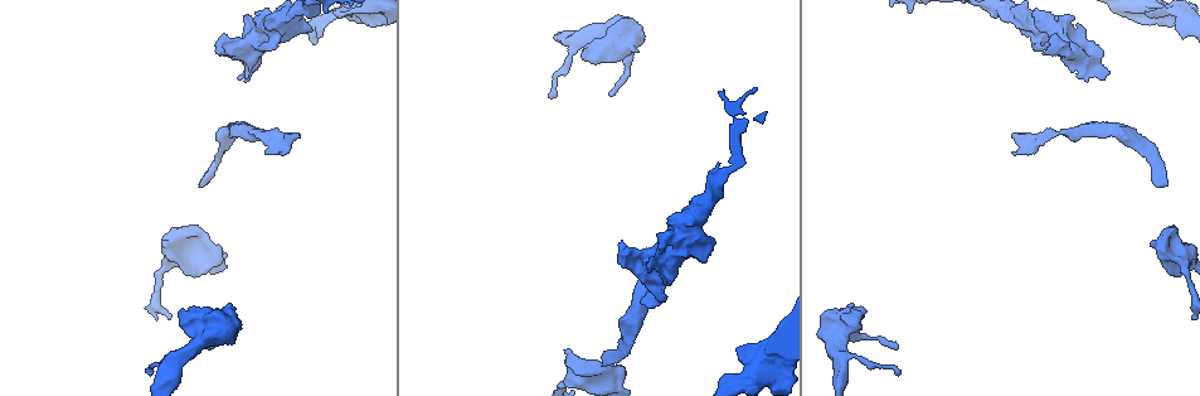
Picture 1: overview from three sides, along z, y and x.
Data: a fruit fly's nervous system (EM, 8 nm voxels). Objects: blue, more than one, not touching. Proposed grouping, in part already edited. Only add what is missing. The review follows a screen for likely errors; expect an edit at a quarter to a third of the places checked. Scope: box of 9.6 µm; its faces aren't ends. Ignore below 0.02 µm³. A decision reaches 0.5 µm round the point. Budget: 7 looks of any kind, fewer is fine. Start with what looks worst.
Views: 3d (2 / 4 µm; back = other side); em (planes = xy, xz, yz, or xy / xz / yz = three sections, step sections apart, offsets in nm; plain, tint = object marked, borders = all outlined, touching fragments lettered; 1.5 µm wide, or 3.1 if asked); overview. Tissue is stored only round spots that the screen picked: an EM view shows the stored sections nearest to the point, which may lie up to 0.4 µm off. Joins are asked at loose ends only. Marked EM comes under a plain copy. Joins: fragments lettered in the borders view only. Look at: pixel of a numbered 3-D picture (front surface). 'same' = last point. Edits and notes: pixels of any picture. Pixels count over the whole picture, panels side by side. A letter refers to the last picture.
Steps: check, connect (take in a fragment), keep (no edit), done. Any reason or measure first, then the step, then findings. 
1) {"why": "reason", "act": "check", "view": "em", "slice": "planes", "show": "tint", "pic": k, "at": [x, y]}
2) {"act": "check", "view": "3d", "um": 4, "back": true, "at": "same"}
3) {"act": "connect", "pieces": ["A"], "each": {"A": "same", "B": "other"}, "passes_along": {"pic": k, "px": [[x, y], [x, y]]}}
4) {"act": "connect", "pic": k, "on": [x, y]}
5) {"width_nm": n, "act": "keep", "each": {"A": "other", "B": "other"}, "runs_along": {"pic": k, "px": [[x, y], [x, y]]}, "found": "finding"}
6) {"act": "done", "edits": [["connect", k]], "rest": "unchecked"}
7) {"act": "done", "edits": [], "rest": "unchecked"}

{"why": "branch stops here", "act": "check", "view": "3d", "um": 4, "pic": 1, "at": [1015, 138]}

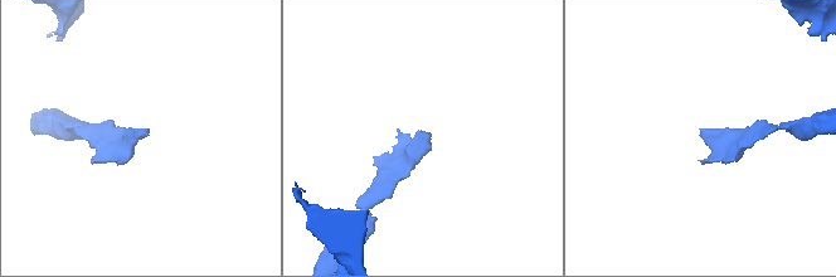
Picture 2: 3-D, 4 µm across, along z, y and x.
{"act": "check", "view": "em", "slice": "planes", "show": "borders", "pic": 2, "at": [705, 133]}

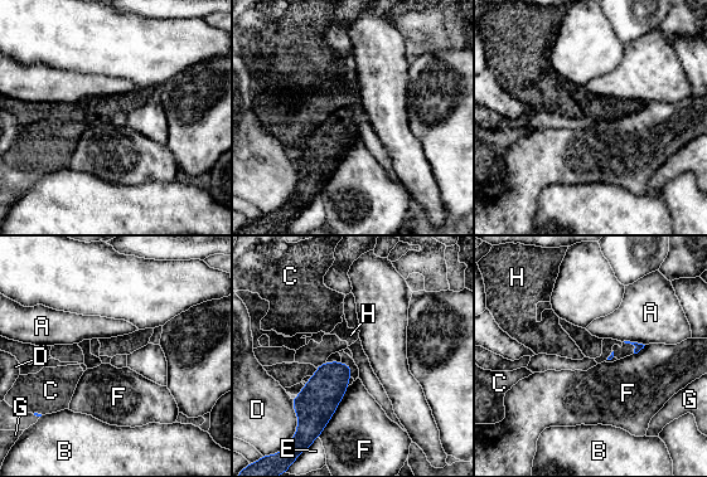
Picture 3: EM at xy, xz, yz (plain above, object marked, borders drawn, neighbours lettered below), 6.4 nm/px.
{"act": "keep", "each": {"A": "other", "B": "other", "C": "other", "D": "other", "E": "other", "F": "other", "G": "other", "H": "other"}, "found": "no lettered fragment goes on from it"}

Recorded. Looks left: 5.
{"why": "tapers out", "act": "check", "view": "em", "slice": "xy", "step": 4, "show": "tint", "pic": 1, "at": [1156, 186]}

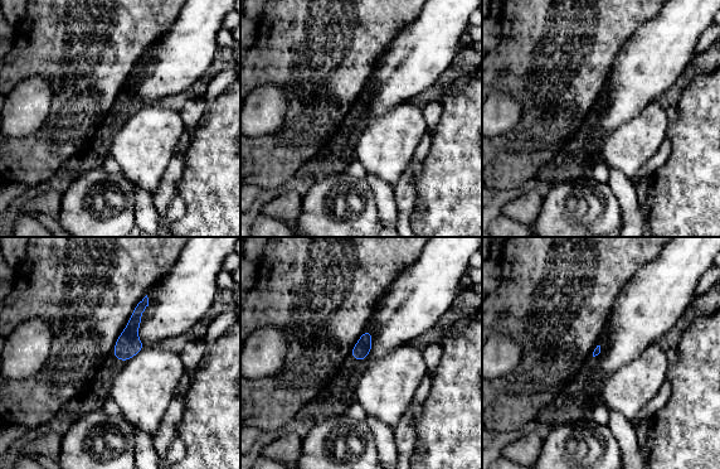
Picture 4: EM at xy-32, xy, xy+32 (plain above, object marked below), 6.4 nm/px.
{"why": "another direction", "act": "check", "view": "em", "slice": "planes", "show": "borders", "at": "same"}

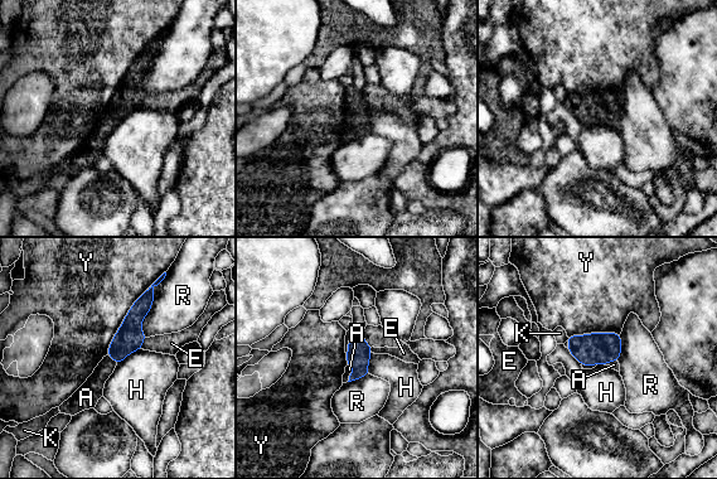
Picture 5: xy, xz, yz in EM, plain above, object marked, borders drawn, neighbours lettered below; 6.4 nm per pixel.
{"width_nm": 150, "act": "connect", "pieces": ["A"], "each": {"A": "same", "E": "other", "H": "other", "K": "other", "R": "other", "Y": "other"}, "passes_along": {"pic": 5, "px": [[358, 356], [352, 373], [349, 369]]}, "found": "the cell continues"}

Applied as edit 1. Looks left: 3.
{"why": "redraw", "act": "check", "view": "overview"}

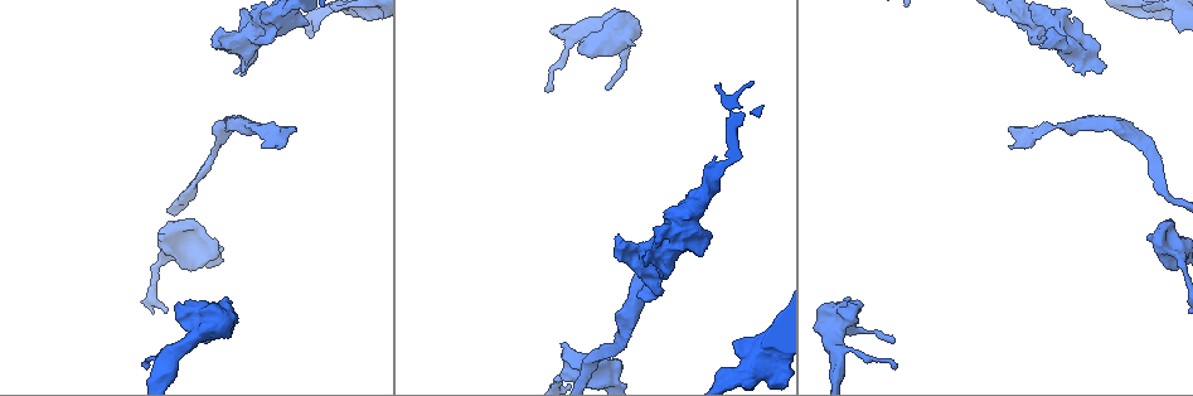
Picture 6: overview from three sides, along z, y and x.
{"why": "tapers out", "act": "check", "view": "3d", "um": 2, "pic": 6, "at": [897, 364]}

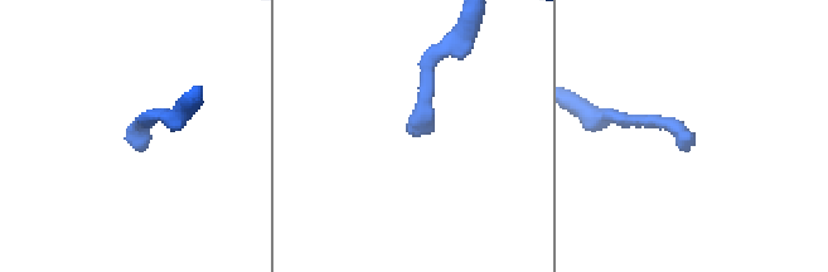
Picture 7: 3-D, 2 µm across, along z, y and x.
{"why": "shape alone is not enough", "act": "check", "view": "em", "slice": "yz", "step": 8, "show": "borders", "pic": 7, "at": [137, 143]}

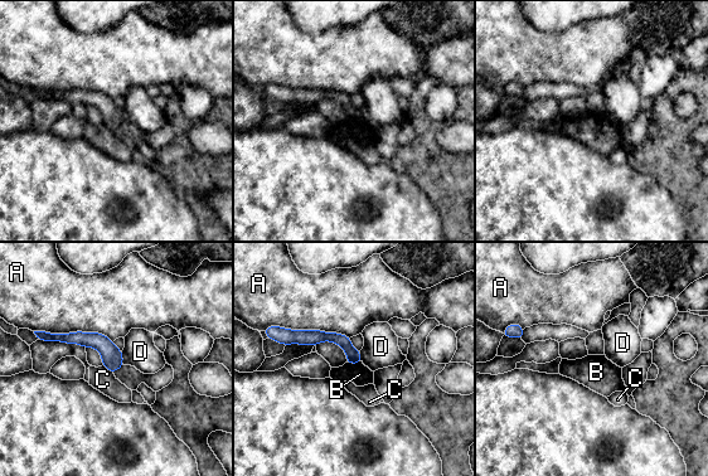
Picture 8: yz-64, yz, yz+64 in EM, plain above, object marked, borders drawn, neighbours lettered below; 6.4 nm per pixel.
{"width_nm": 90, "act": "keep", "each": {"A": "other", "B": "other", "C": "other", "D": "other"}, "border": {"pic": 8, "px": [[102, 365], [112, 373]]}, "found": "no lettered fragment goes on from it"}

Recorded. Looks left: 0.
{"act": "done", "edits": [["connect", 5]], "rest": "unchecked"}

